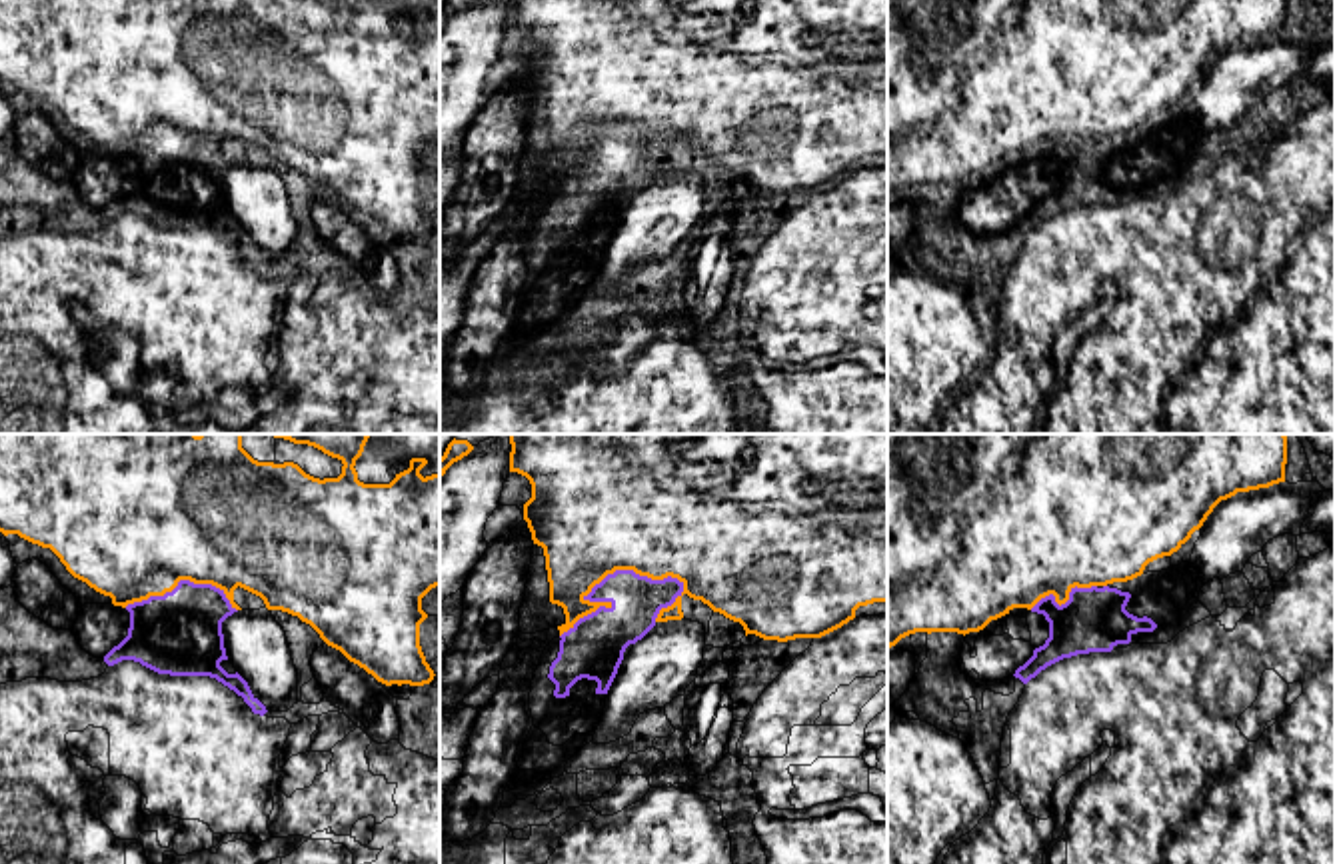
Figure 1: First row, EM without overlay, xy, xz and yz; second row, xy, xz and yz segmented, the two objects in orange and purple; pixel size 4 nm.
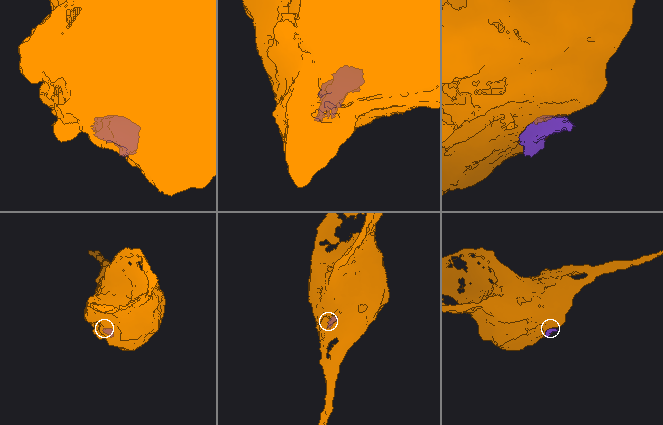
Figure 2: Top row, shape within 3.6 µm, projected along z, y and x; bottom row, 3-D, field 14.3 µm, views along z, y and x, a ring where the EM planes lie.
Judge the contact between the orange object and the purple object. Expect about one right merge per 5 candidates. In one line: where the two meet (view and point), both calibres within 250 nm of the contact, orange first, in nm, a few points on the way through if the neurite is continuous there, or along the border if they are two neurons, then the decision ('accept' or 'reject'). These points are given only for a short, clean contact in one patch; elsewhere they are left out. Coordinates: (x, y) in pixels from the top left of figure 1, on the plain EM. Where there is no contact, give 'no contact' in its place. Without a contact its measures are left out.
meets orange in xz at (606, 126); 480 nm thick on the orange side, 220 nm on the other; reject

